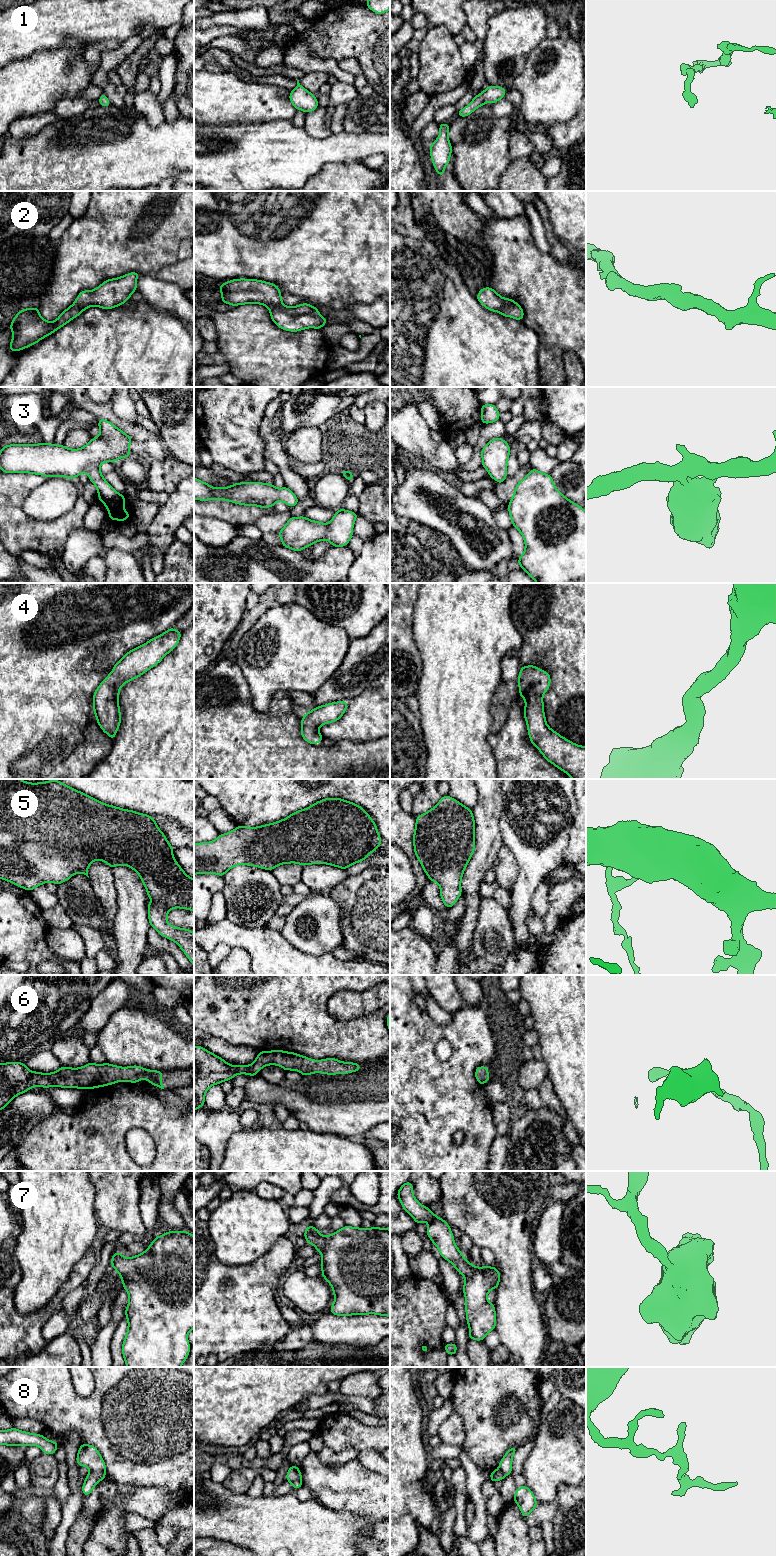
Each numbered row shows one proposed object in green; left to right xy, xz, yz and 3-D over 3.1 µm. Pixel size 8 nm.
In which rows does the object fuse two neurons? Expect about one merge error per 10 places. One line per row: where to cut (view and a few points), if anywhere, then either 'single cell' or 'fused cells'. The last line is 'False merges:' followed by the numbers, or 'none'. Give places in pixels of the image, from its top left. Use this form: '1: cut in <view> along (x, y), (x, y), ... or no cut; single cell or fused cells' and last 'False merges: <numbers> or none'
1: no cut; single cell
2: no cut; single cell
3: no cut; single cell
4: no cut; single cell
5: no cut; single cell
6: no cut; single cell
7: no cut; single cell
8: cut in xy along (91, 1470), (104, 1472); fused cells
False merges: 8

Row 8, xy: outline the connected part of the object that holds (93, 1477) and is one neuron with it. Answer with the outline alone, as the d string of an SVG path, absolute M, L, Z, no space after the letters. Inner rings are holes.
M91 1471L85 1476L85 1481L82 1486L82 1493L86 1497L90 1495L96 1484L106 1478L106 1472Z

